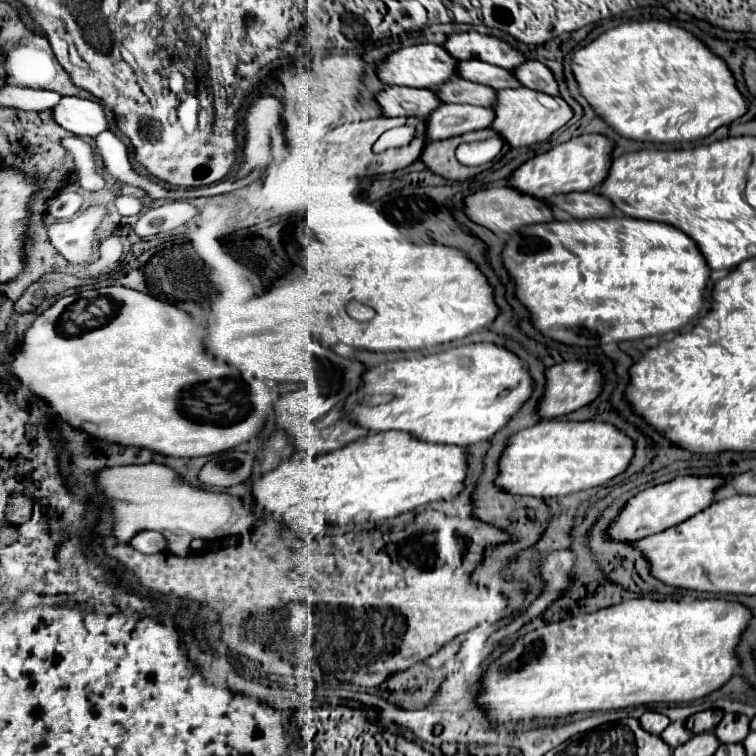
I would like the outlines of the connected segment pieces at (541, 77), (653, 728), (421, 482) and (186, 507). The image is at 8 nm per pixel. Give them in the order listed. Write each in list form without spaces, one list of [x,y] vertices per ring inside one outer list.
[[[536,59],[522,63],[522,67],[516,67],[514,77],[518,77],[518,81],[528,89],[542,91],[548,95],[558,95],[558,83],[554,79],[554,73]]]
[[[646,711],[642,717],[640,717],[640,725],[644,731],[652,733],[652,735],[660,735],[666,727],[668,727],[670,719],[662,713],[656,713],[656,711]]]
[[[382,431],[368,435],[364,439],[354,441],[352,445],[330,451],[316,457],[316,465],[330,465],[330,477],[324,479],[324,513],[328,523],[338,525],[360,525],[368,521],[382,521],[388,517],[396,517],[400,513],[412,511],[420,505],[432,501],[450,501],[460,495],[464,489],[464,481],[470,475],[470,451],[462,445],[442,445],[442,443],[426,443],[416,439],[406,431]]]
[[[146,463],[108,467],[98,473],[98,485],[106,499],[112,501],[116,519],[114,535],[120,543],[128,543],[140,531],[158,531],[170,539],[168,551],[180,553],[182,549],[182,553],[188,553],[192,539],[214,541],[230,535],[244,535],[258,519],[242,499],[230,493],[212,493],[192,487],[168,465]]]

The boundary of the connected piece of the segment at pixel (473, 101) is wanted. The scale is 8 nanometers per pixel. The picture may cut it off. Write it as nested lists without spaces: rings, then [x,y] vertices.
[[[462,77],[452,79],[450,83],[444,83],[436,91],[442,103],[468,103],[468,105],[480,105],[480,107],[496,107],[494,89],[474,81],[466,81]]]

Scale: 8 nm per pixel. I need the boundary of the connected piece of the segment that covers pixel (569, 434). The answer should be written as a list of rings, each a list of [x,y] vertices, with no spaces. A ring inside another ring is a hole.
[[[544,419],[510,439],[500,461],[498,485],[514,495],[560,497],[604,485],[624,473],[634,459],[636,445],[612,423]]]

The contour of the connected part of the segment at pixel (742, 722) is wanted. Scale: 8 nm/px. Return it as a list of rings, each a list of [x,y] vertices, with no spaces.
[[[726,713],[714,733],[722,743],[742,743],[750,733],[750,719],[742,713]]]

